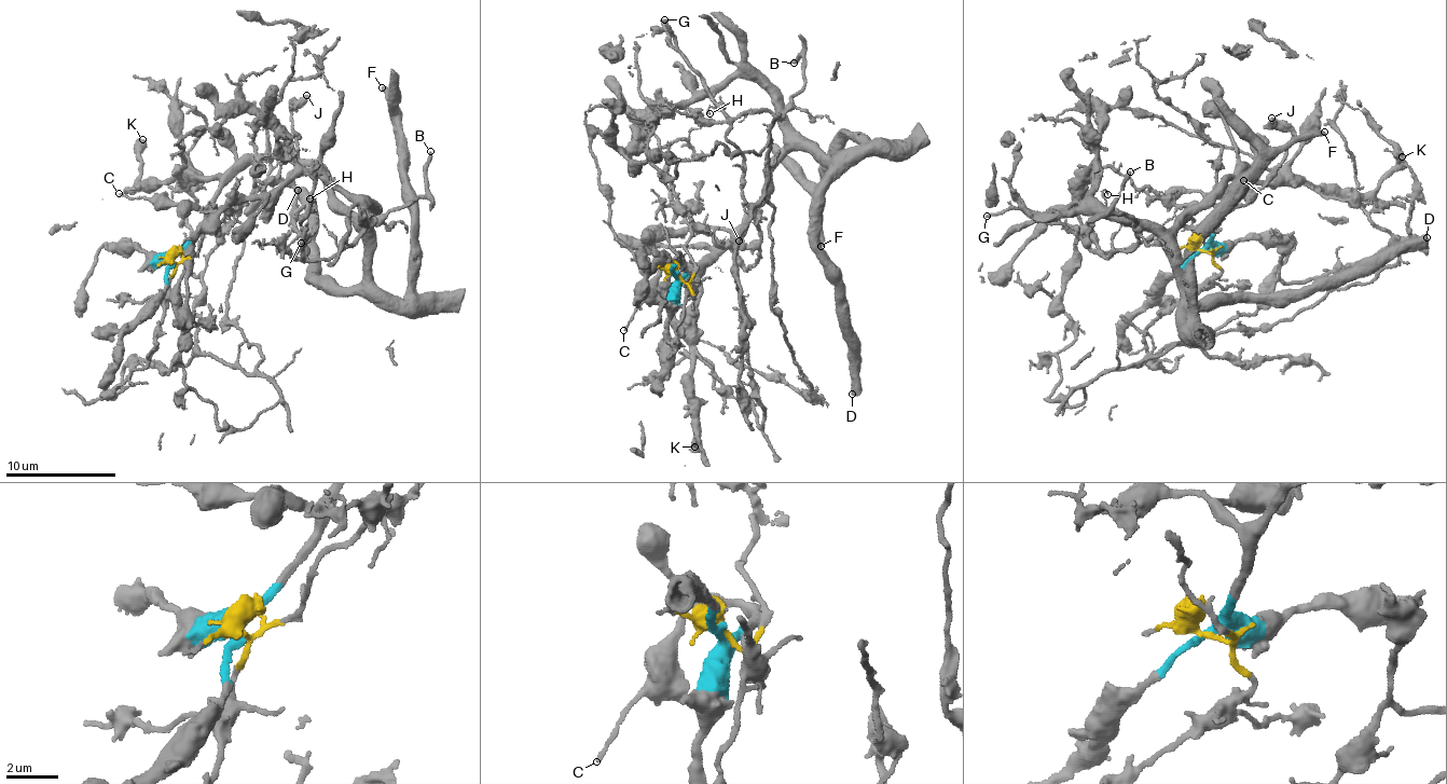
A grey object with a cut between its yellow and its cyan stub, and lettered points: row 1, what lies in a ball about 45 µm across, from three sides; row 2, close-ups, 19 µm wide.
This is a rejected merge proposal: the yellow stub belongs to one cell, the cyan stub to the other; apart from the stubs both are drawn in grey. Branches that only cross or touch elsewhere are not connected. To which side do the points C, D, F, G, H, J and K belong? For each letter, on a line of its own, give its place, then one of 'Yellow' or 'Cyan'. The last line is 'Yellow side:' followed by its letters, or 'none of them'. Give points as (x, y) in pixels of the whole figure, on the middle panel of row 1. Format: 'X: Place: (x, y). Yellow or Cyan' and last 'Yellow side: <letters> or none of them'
C: Place: (623, 330). Cyan
D: Place: (852, 394). Cyan
F: Place: (821, 246). Cyan
G: Place: (664, 19). Yellow
H: Place: (710, 113). Yellow
J: Place: (739, 241). Yellow
K: Place: (694, 446). Cyan
Yellow side: G, H, J

